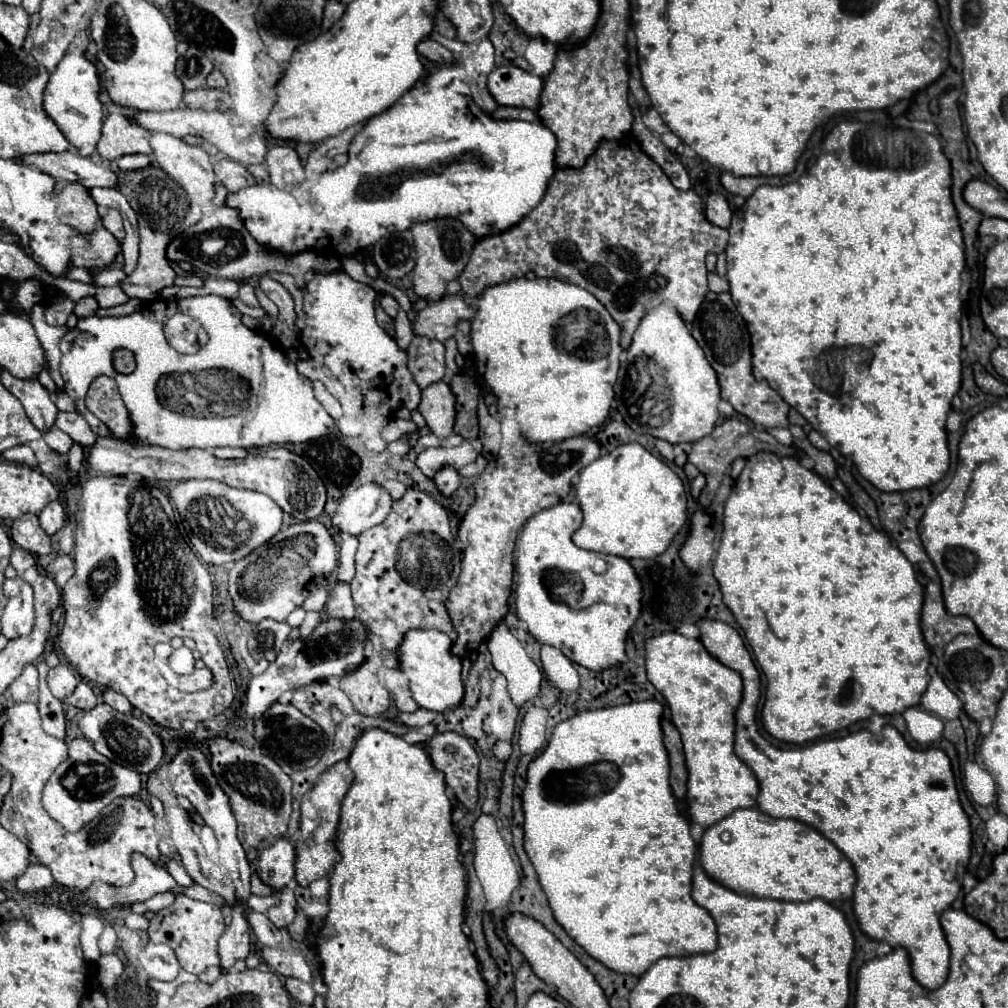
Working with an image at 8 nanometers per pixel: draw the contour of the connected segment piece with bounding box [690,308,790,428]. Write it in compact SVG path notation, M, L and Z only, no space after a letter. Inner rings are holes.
M700 308L692 328L692 336L698 340L704 350L710 366L718 374L718 382L722 388L722 398L728 400L738 414L748 416L754 424L764 428L788 428L788 410L790 406L782 400L782 396L772 390L766 382L758 382L752 376L752 354L750 354L750 334L746 322L742 320L736 308Z

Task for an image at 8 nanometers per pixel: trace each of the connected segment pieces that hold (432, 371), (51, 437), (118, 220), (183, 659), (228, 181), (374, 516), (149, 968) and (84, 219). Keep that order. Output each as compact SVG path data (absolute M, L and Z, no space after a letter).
M414 336L408 346L408 368L420 388L440 382L446 374L444 344L426 336Z
M52 426L48 432L44 432L44 442L46 442L54 452L58 452L58 454L62 454L62 456L66 456L68 450L70 450L70 446L72 446L72 438L70 438L66 432L58 430L56 426Z
M110 208L104 216L102 216L102 224L104 224L104 228L106 230L110 230L114 236L116 236L116 240L122 240L124 238L124 228L122 228L122 216L120 216L120 212L116 212L114 208Z
M186 646L174 650L172 656L168 658L168 664L170 664L170 668L176 674L190 674L190 672L194 672L194 656L192 656L192 650L186 648Z
M224 160L226 164L220 166L220 162L214 166L214 172L216 172L216 178L220 184L224 184L228 188L228 192L238 192L240 188L244 186L252 186L256 184L254 176L238 162L232 162L232 160Z
M366 484L350 494L346 494L338 510L332 516L332 524L338 532L348 532L348 534L362 534L368 528L384 522L392 508L392 498L388 490L384 490L378 484Z
M148 942L142 948L138 962L156 980L174 980L180 972L180 964L176 960L176 954L166 944Z
M70 182L58 194L58 220L76 228L80 234L90 234L98 222L98 206L88 188Z

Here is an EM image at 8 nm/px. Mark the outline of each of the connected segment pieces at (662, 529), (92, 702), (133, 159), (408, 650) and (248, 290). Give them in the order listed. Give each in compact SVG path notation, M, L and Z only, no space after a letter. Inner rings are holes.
M638 442L622 444L612 452L600 456L598 460L594 460L592 464L588 464L580 472L580 480L576 484L576 500L578 506L582 508L584 522L572 536L574 544L584 550L614 554L628 560L660 556L688 520L687 495L682 480L674 474L674 470L664 460L650 454Z
M80 680L78 686L76 686L76 690L70 696L66 696L66 702L72 704L72 706L76 706L76 708L82 708L82 710L92 710L98 704L98 698L92 692L92 688L88 686L88 682Z
M126 154L126 156L120 156L116 164L120 170L140 170L152 164L152 160L148 154Z
M410 630L406 632L398 654L400 668L406 672L410 680L412 698L420 708L444 712L462 702L464 686L462 686L462 660L450 652L452 638L438 630Z
M240 284L240 292L238 292L238 298L248 304L248 306L258 306L258 298L254 294L254 288L250 284Z

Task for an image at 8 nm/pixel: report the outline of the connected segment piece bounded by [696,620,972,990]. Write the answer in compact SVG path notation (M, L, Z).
M700 620L698 624L698 630L700 630L700 640L704 644L704 648L714 656L718 658L724 666L736 670L740 676L742 676L742 682L744 682L744 690L742 690L742 702L736 710L736 742L734 742L734 750L736 750L736 756L746 762L752 772L756 774L758 778L758 784L760 784L760 794L758 794L758 808L762 812L766 812L768 816L772 818L794 818L794 820L800 820L812 828L818 826L818 832L822 832L826 838L830 838L844 854L846 858L854 864L854 870L856 870L856 888L854 888L854 914L858 918L858 924L860 928L876 938L876 940L882 940L882 942L888 942L892 948L900 946L904 950L908 950L910 954L910 964L912 964L912 974L914 978L928 990L936 990L938 986L944 984L946 976L948 976L948 968L950 968L950 950L948 950L948 942L944 938L944 932L942 932L942 926L940 926L940 914L952 906L952 902L956 900L956 896L960 894L960 880L966 872L966 866L968 866L968 860L970 860L970 842L972 842L972 834L970 834L970 820L966 816L966 812L962 810L960 806L960 800L958 800L958 790L956 790L956 782L954 782L954 774L952 774L952 766L950 766L950 760L948 756L938 750L938 748L928 748L928 750L914 750L908 746L908 742L904 740L904 736L894 728L894 726L884 726L884 730L880 734L872 734L868 730L860 730L856 734L850 734L846 738L822 738L822 740L816 740L812 744L806 744L806 746L796 746L796 748L776 748L772 746L766 738L760 736L758 732L758 726L756 726L756 708L758 708L758 700L760 700L760 674L750 658L750 652L746 650L740 634L728 626L726 622L718 622L718 620Z

